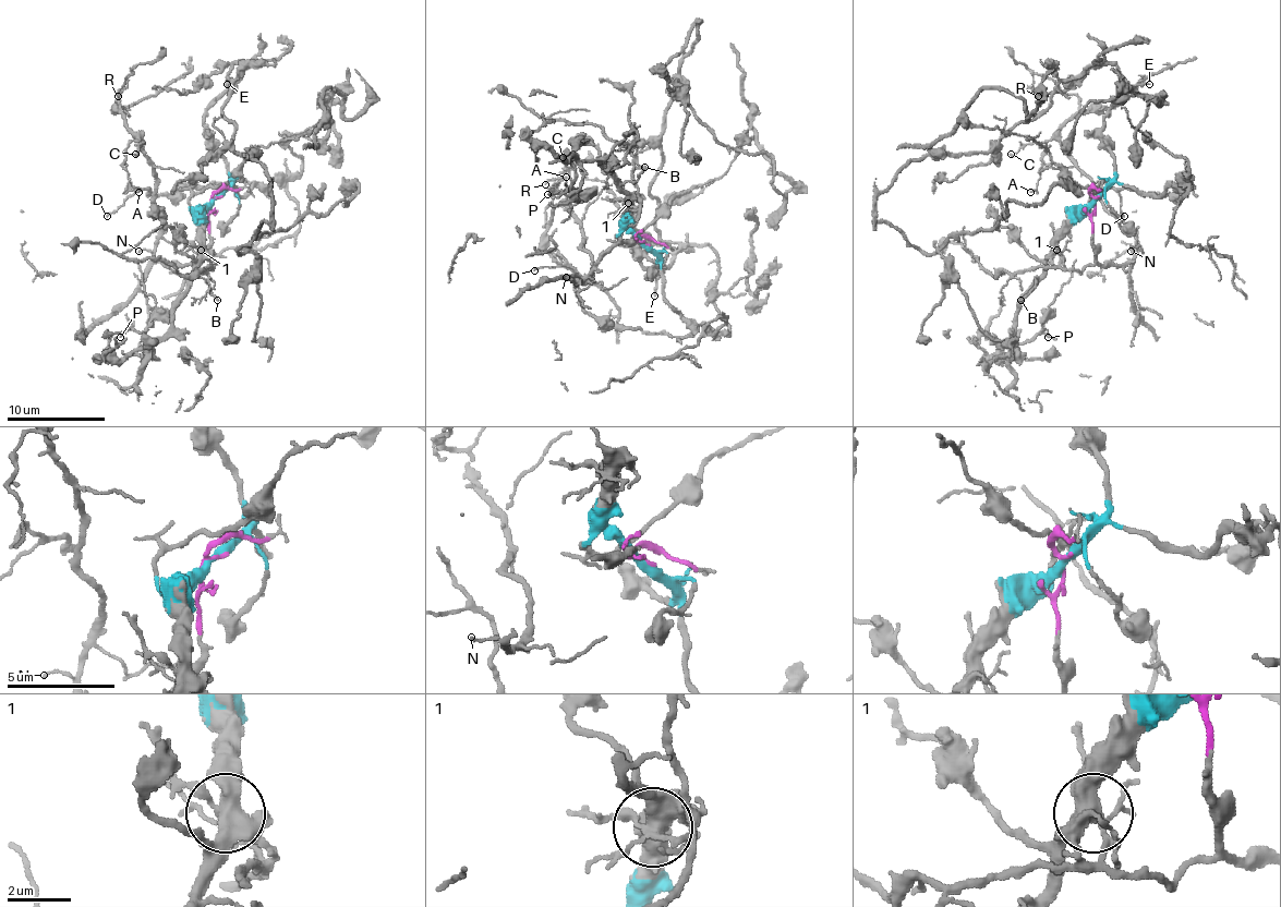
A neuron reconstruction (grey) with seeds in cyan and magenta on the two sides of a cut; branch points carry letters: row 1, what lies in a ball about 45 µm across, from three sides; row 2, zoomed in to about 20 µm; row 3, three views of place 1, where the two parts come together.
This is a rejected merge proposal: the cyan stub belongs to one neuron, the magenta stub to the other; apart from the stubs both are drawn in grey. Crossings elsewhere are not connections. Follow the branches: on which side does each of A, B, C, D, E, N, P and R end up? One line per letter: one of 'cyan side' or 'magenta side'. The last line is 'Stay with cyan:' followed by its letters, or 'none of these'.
A: magenta side
B: cyan side
C: magenta side
D: cyan side
E: cyan side
N: magenta side
P: cyan side
R: magenta side
Stay with cyan: B, D, E, P

